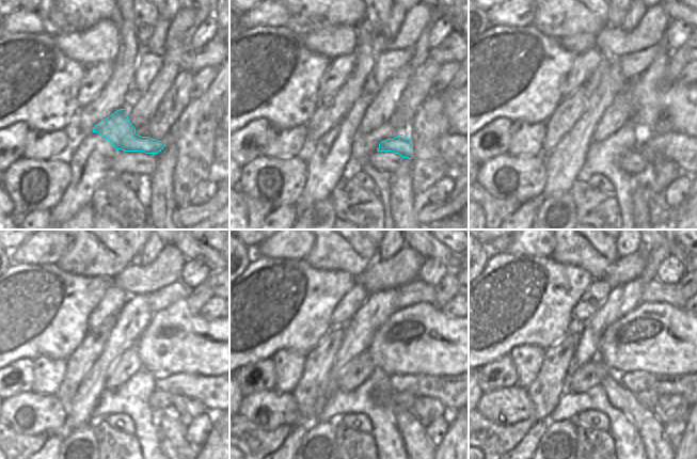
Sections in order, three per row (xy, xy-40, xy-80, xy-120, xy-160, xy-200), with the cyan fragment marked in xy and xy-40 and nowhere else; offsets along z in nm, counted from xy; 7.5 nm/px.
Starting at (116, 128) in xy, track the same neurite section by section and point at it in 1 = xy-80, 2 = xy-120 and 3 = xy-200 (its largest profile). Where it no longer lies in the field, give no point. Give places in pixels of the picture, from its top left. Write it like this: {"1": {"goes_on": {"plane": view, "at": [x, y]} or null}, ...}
{"1": {"goes_on": {"plane": "xy-80", "at": [653, 158]}}, "2": {"goes_on": {"plane": "xy-120", "at": [186, 408]}}, "3": {"goes_on": {"plane": "xy-200", "at": [668, 408]}}}

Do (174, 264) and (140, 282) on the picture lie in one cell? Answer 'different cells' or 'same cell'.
same cell

